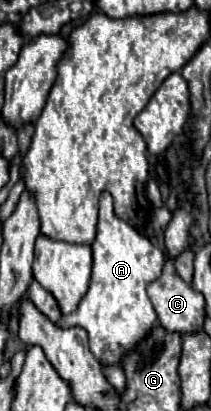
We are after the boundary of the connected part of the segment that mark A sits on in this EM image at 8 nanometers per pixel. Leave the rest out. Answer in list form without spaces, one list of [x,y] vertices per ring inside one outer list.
[[[102,193],[96,239],[92,243],[92,259],[92,279],[86,295],[78,303],[76,311],[61,317],[56,324],[62,328],[84,327],[88,331],[94,357],[100,363],[118,365],[120,355],[138,345],[138,341],[142,341],[156,323],[156,313],[146,295],[146,287],[160,277],[164,255],[132,225],[116,217],[112,197],[108,193]]]

